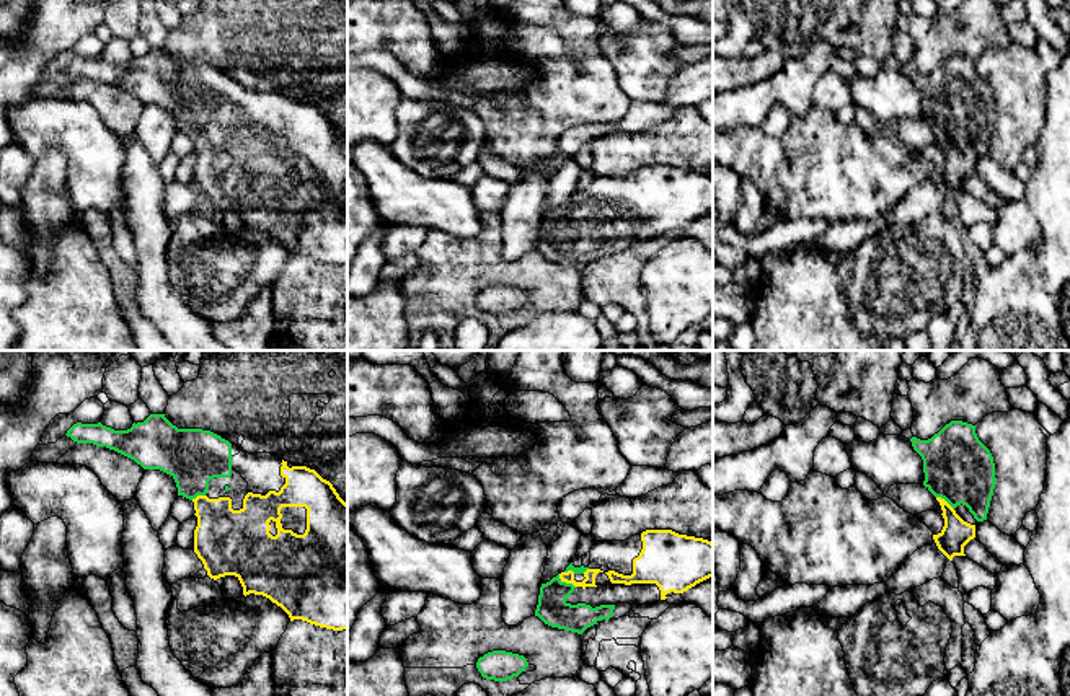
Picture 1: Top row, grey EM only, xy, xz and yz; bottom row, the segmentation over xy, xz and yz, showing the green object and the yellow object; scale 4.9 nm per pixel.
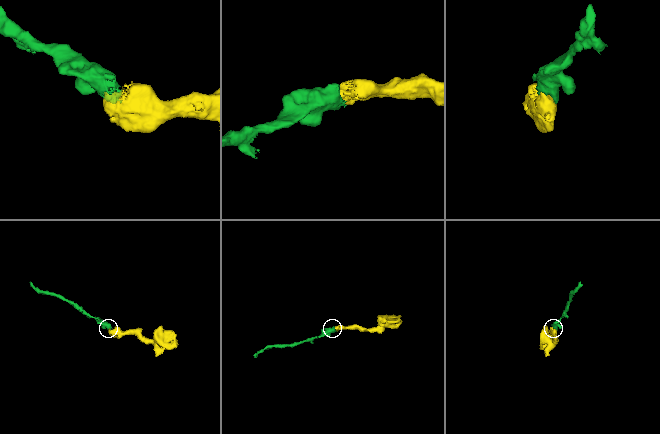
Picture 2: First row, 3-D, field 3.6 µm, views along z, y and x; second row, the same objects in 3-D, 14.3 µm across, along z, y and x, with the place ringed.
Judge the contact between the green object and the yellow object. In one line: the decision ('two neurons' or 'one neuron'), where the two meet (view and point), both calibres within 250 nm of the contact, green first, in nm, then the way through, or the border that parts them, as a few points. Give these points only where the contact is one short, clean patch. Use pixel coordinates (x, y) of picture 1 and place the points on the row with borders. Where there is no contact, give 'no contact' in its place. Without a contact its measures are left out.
one neuron; contact xz (565, 582); calibres 150 and 60 nm; way xz (552, 608), (552, 597), (565, 582), (583, 584), (589, 574)

